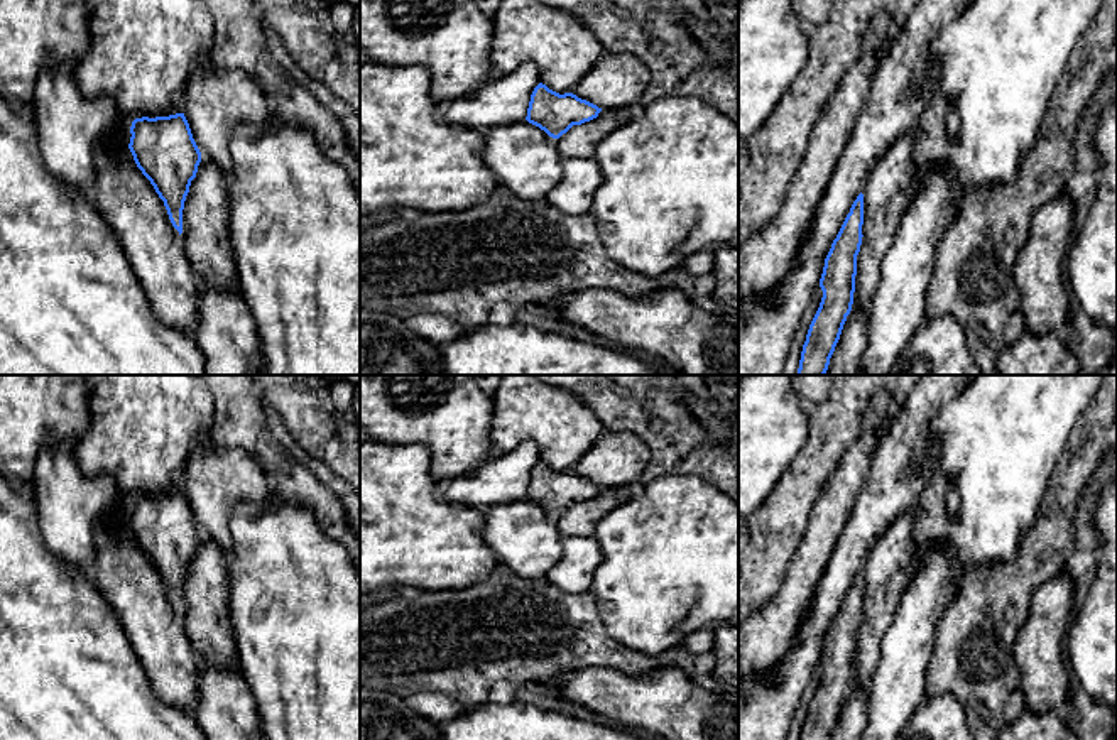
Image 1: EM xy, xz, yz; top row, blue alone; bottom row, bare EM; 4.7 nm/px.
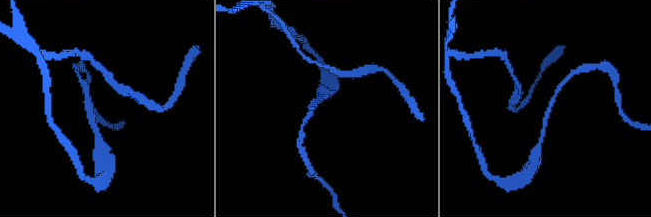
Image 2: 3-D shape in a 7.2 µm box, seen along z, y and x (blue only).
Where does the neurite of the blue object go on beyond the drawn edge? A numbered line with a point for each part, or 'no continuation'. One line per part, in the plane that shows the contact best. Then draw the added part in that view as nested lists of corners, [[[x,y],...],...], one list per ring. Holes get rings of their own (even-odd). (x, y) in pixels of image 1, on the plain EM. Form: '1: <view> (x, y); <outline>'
1: yz (886, 573); [[[909,507],[884,531],[869,552],[864,573],[862,623],[852,688],[869,688],[880,661],[880,645],[897,605],[911,585],[909,563],[916,554],[916,514]]]

